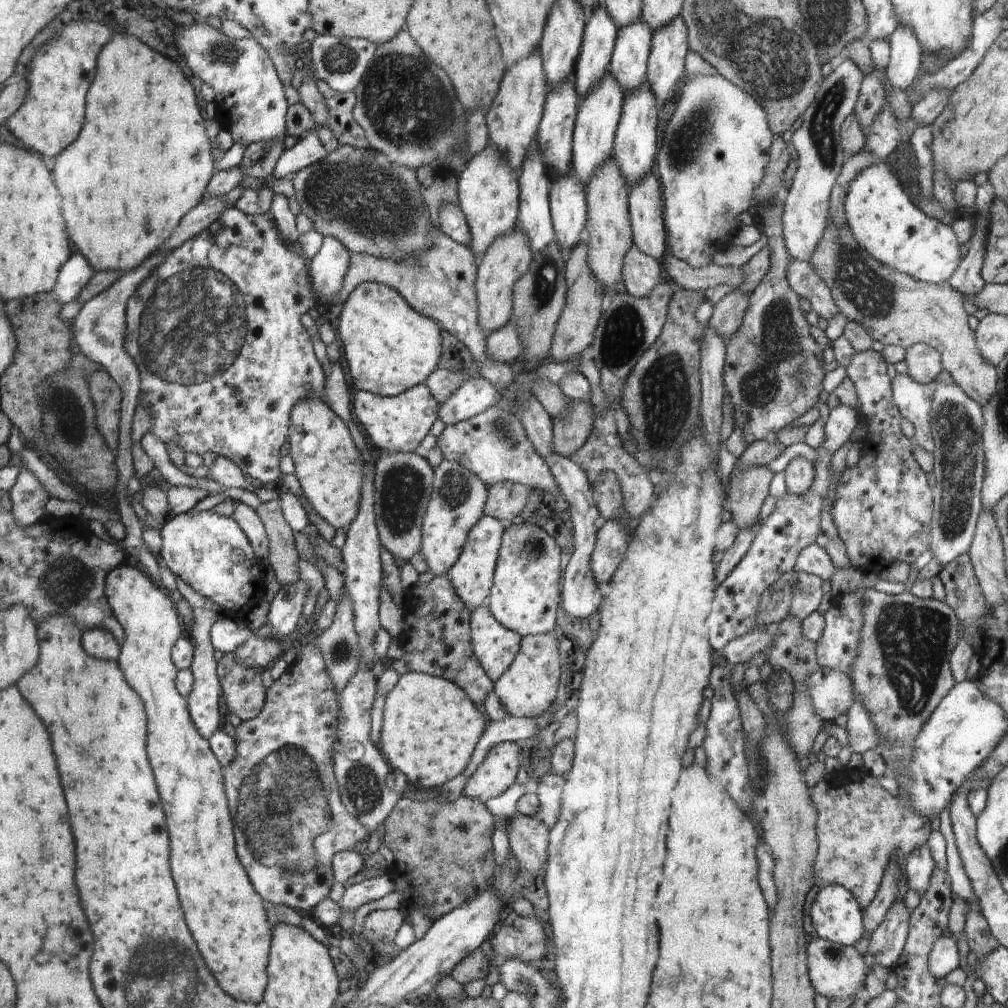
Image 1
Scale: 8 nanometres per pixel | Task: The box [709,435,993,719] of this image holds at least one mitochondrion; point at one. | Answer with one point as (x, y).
(805, 590)

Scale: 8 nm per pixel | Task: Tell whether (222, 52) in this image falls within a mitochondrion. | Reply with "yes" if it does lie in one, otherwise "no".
yes

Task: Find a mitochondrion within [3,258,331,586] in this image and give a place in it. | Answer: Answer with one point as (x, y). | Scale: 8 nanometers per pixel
(192, 329)

